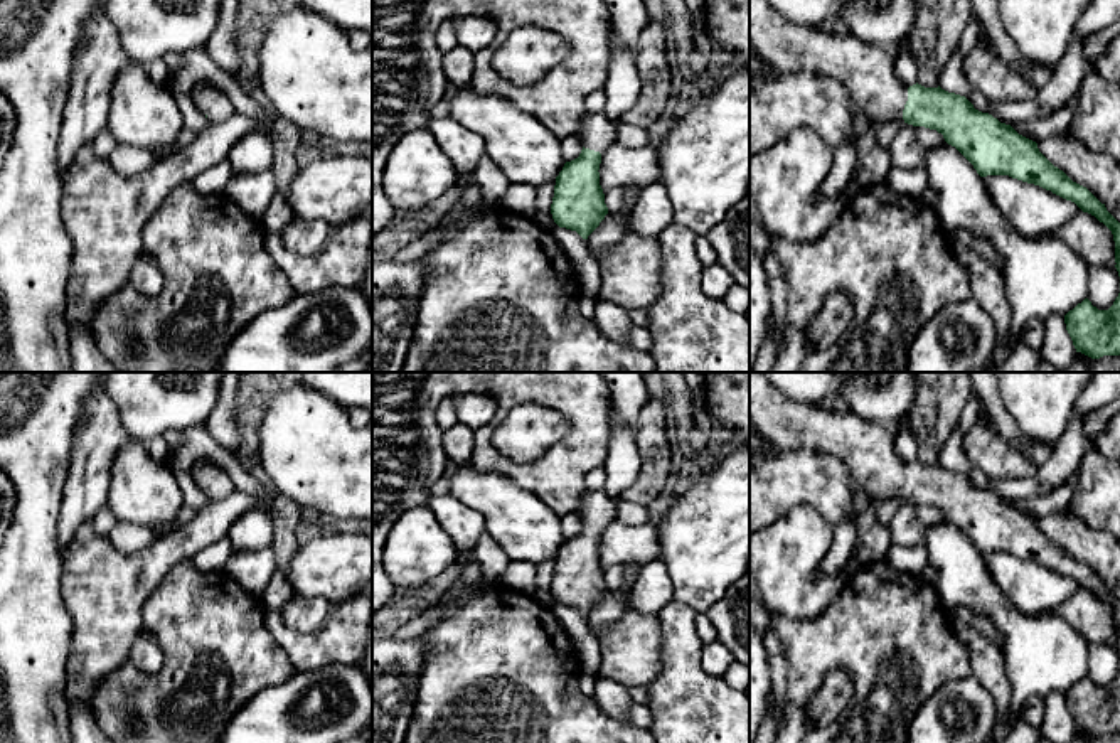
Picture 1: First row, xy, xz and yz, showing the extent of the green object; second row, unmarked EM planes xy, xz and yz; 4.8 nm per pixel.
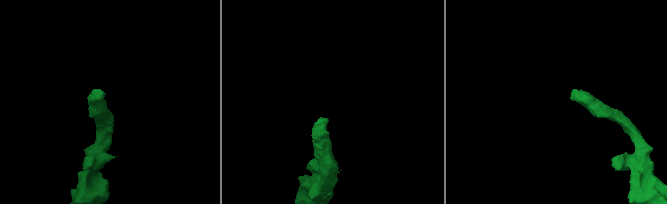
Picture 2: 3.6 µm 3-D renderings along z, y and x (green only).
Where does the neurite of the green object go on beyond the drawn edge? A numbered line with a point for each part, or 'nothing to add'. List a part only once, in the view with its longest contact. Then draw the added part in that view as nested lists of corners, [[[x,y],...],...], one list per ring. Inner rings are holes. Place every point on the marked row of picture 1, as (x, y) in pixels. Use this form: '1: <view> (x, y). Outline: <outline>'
1: yz (868, 71). Outline: [[[749,0],[749,44],[781,72],[810,71],[842,83],[877,125],[903,118],[908,88],[894,74],[894,52],[884,47],[798,25],[766,0]]]

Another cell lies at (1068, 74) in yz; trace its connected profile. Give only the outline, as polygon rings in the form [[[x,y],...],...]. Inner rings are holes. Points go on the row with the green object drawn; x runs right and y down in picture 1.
[[[1076,37],[1064,57],[1053,67],[1049,83],[1032,99],[990,103],[990,113],[1000,123],[1032,121],[1054,115],[1076,94],[1083,79],[1095,71],[1096,61],[1083,56],[1085,40]]]

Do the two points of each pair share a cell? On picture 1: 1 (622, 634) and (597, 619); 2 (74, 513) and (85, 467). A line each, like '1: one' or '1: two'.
1: two
2: one

